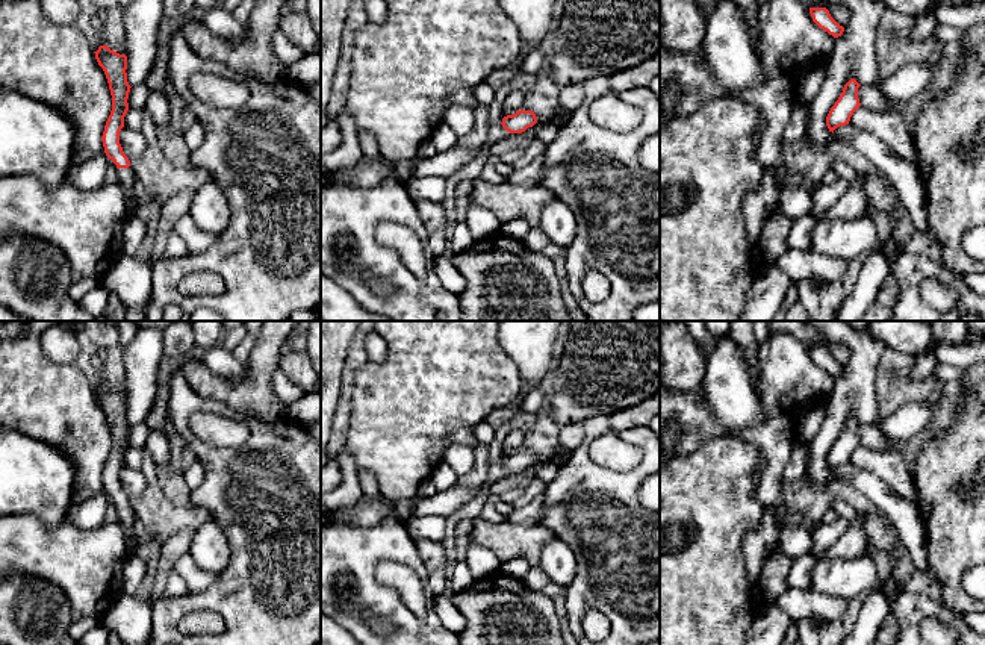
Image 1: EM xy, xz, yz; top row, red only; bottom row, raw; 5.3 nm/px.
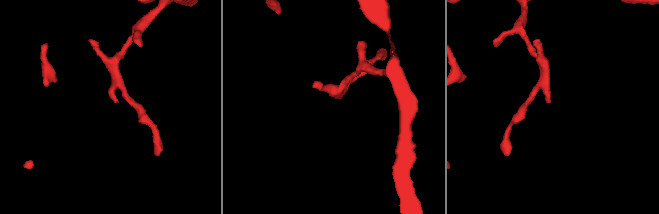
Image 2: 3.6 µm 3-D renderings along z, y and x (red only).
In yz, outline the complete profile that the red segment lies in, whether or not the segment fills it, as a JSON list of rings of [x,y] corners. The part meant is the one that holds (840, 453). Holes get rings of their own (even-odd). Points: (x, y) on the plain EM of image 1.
[[[850,418],[844,427],[835,444],[831,447],[828,456],[826,456],[826,465],[829,471],[834,472],[834,469],[840,465],[846,465],[850,460],[850,456],[853,451],[861,445],[858,438],[858,427],[861,424]]]

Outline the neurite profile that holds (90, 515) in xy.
[[[103,491],[95,497],[88,498],[82,504],[71,504],[67,518],[77,528],[95,530],[104,524],[106,509],[107,509],[107,495]]]

